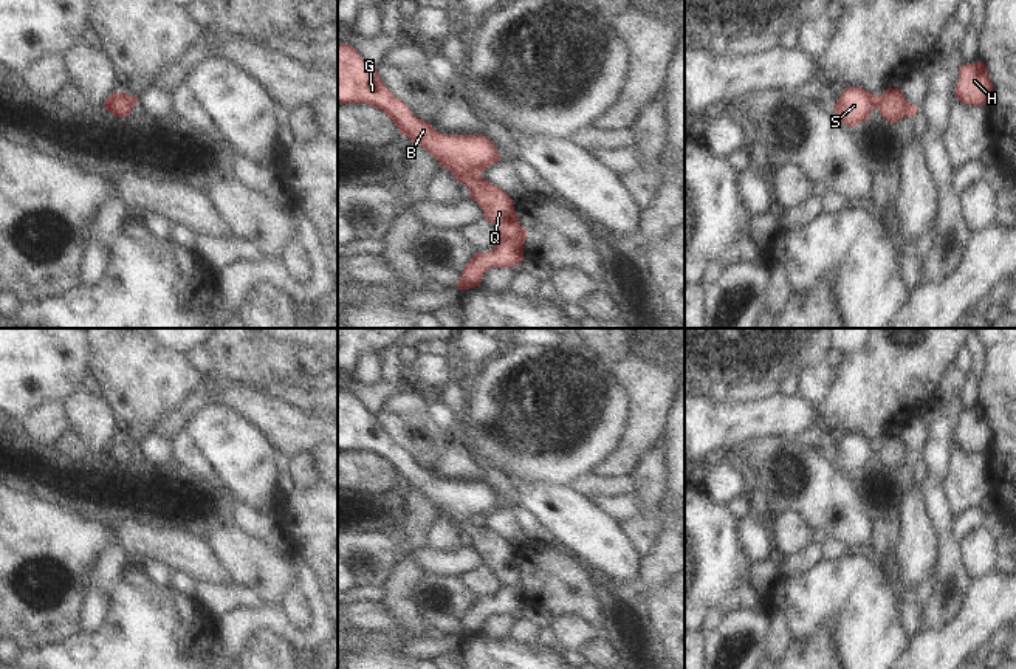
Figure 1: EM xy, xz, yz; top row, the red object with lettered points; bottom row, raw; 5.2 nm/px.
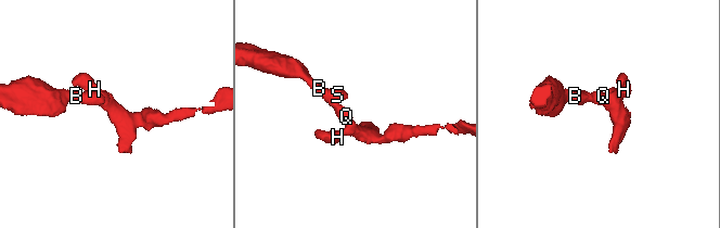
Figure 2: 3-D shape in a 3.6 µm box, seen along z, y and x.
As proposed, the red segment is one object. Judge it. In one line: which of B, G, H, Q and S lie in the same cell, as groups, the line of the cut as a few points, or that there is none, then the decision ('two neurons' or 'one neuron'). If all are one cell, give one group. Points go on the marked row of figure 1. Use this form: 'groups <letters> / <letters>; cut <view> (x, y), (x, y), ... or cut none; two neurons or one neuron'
groups B G H Q S; cut none; one neuron

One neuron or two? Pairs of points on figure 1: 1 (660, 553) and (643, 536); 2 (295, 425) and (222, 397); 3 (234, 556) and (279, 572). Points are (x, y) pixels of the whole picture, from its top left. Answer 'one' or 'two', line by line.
1: two
2: one
3: one

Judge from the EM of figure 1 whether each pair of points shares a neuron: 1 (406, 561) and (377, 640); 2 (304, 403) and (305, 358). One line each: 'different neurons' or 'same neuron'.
1: same neuron
2: different neurons

